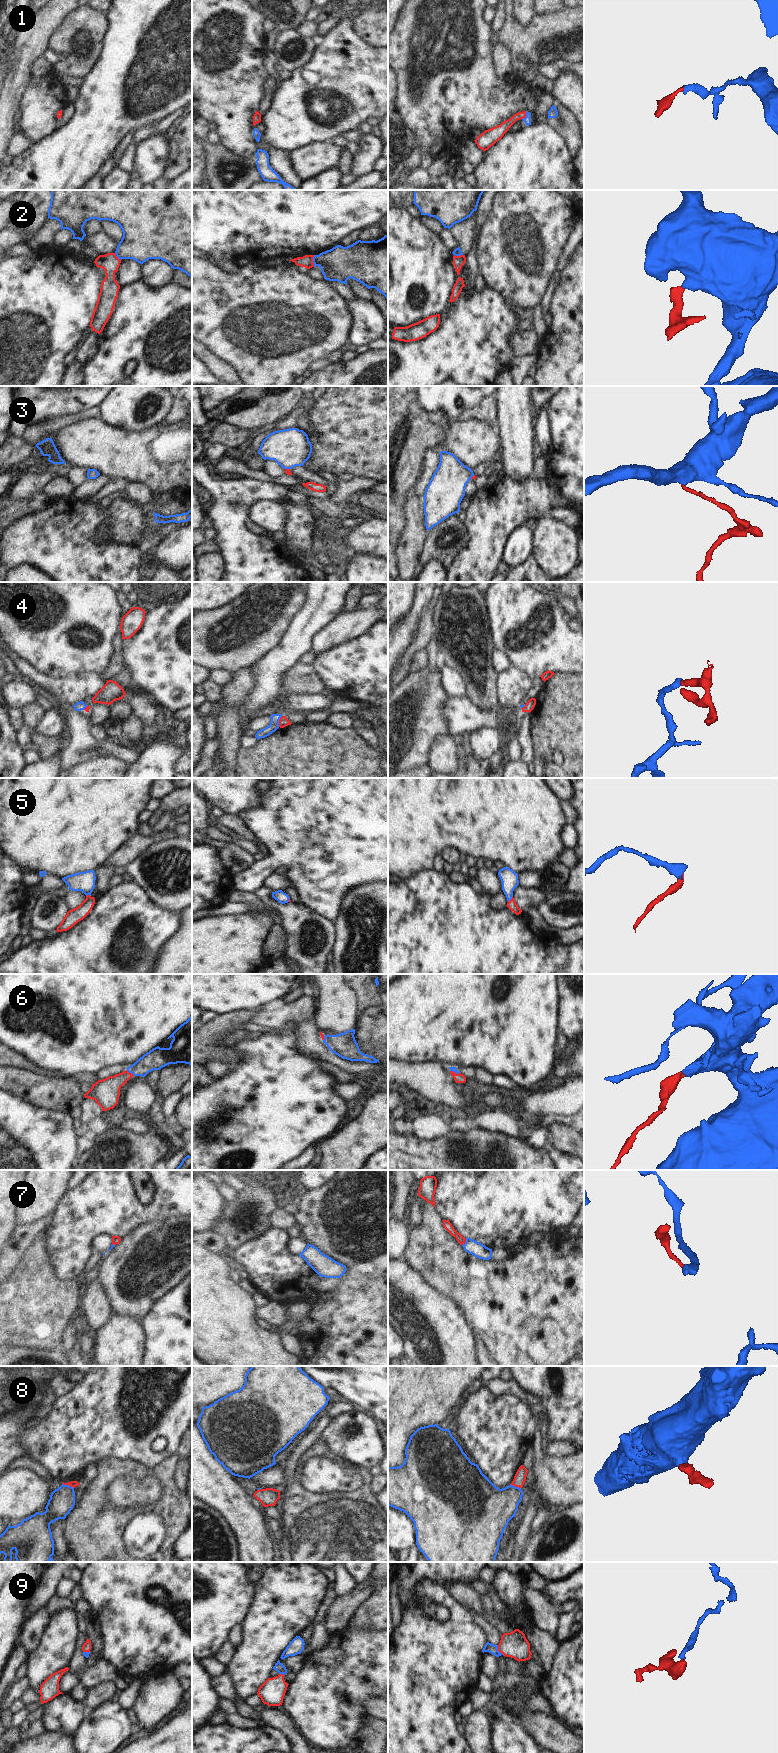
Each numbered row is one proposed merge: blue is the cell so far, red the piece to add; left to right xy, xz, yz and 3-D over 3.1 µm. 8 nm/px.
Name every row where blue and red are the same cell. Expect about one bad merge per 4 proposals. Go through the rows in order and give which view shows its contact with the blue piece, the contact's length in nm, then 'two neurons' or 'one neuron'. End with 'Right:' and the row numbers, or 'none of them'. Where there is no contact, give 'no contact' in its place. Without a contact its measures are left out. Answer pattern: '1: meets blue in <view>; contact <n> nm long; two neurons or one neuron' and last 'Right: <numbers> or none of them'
1: meets blue in yz; contact 70 nm long; one neuron
2: meets blue in xz; contact 100 nm long; two neurons
3: meets blue in xz; contact 40 nm long; one neuron
4: meets blue in xz; contact 90 nm long; two neurons
5: meets blue in yz; contact 70 nm long; one neuron
6: meets blue in xy; contact 80 nm long; one neuron
7: meets blue in yz; contact 70 nm long; one neuron
8: meets blue in xy; contact 100 nm long; one neuron
9: meets blue in yz; contact 110 nm long; one neuron
Right: 1, 3, 5, 6, 7, 8, 9

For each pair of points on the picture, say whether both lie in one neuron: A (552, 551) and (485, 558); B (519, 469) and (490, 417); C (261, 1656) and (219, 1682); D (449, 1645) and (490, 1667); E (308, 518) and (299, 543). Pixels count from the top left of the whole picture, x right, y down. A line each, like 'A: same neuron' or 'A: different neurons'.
A: different neurons
B: different neurons
C: different neurons
D: different neurons
E: same neuron

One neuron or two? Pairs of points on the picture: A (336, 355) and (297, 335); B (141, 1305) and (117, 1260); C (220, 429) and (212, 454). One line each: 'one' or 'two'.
A: two
B: one
C: two

